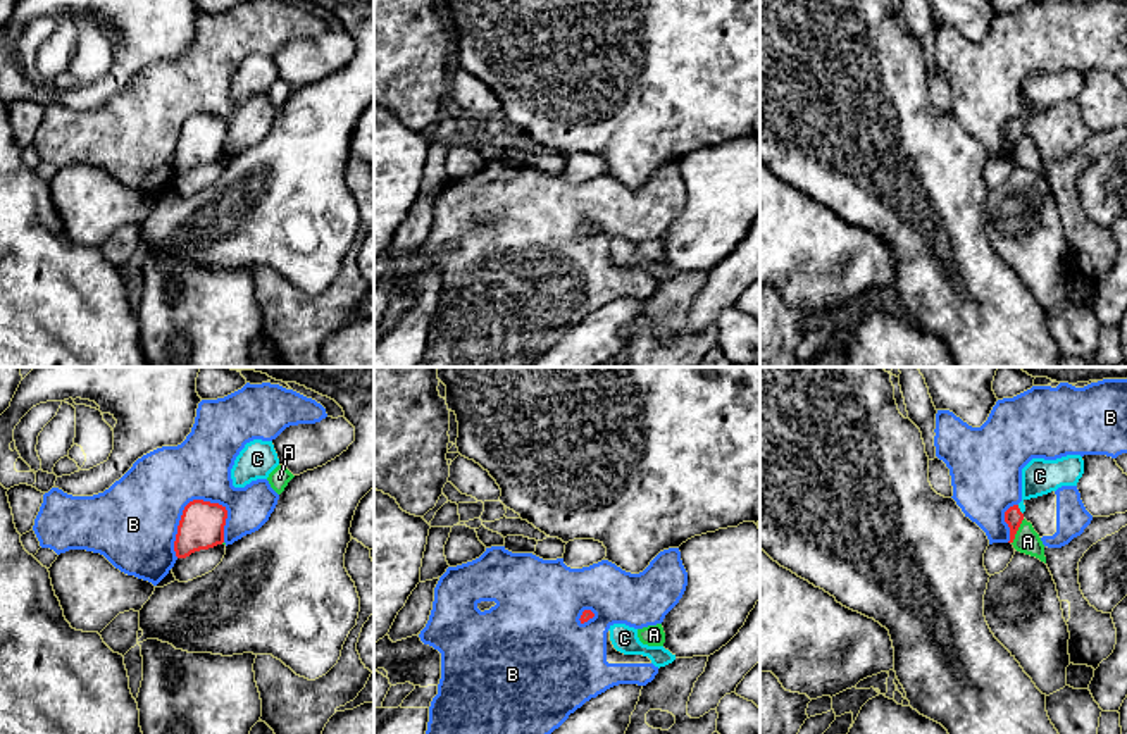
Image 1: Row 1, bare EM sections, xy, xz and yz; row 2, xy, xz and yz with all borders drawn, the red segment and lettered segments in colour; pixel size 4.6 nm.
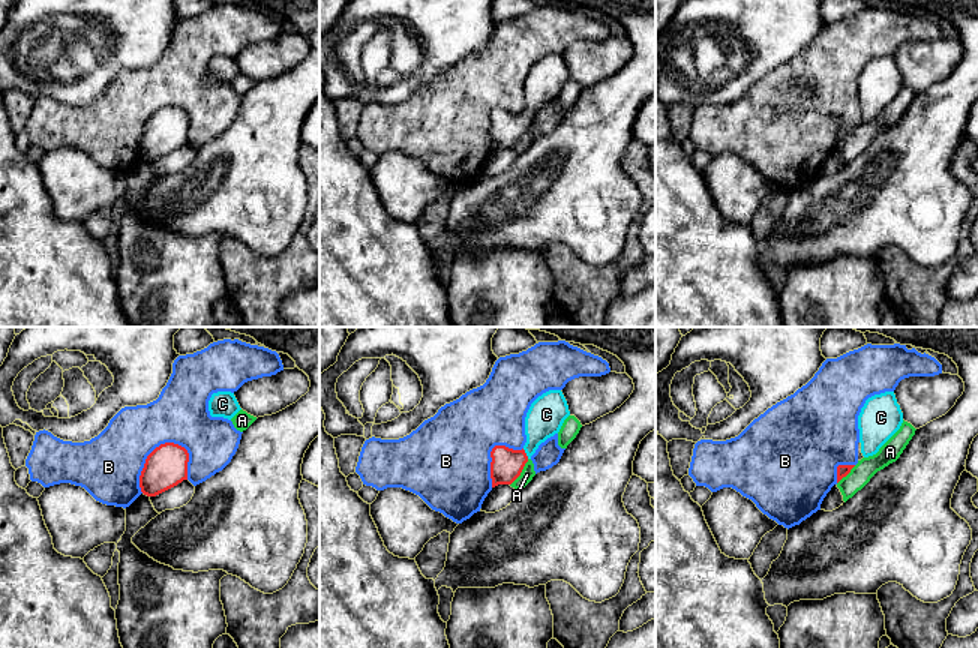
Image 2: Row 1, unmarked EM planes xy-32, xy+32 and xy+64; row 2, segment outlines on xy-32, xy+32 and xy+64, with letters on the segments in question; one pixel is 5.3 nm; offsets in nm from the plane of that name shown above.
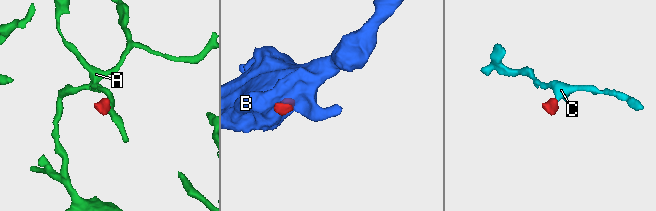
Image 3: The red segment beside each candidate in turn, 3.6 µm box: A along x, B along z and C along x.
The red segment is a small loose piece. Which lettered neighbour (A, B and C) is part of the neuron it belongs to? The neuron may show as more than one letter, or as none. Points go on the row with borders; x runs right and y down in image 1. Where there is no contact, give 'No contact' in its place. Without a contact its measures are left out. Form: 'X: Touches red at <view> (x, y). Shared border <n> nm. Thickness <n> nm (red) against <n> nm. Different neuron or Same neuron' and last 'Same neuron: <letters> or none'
A: Touches red at yz (1017, 529). Shared border 130 nm. Thickness 90 nm (red) against 120 nm. Different neuron
B: Touches red at xy (183, 512). Shared border 340 nm. Thickness 200 nm (red) against 400 nm. Different neuron
C: Touches red at yz (1019, 510). Shared border 50 nm. Thickness 90 nm (red) against 170 nm. Same neuron
Same neuron: C

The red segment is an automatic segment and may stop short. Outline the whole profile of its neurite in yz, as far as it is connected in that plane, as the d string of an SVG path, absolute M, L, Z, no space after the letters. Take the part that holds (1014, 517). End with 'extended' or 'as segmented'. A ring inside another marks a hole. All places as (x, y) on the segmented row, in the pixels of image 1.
M1067 455L1056 460L1032 458L1022 469L1022 501L1005 512L1005 522L1010 527L1010 541L1024 520L1025 500L1037 498L1056 491L1062 486L1077 486L1084 474L1084 460L1080 455Z; extended

